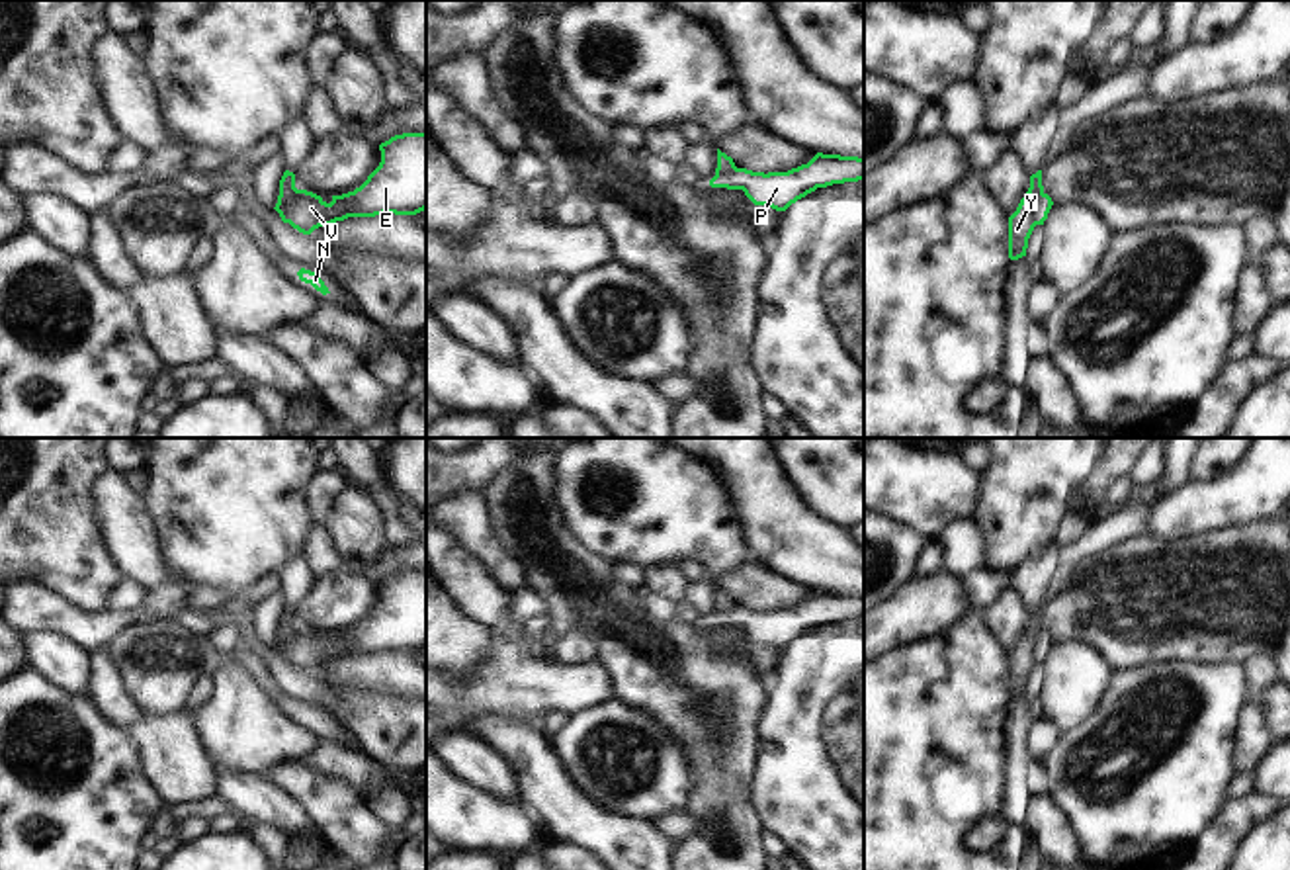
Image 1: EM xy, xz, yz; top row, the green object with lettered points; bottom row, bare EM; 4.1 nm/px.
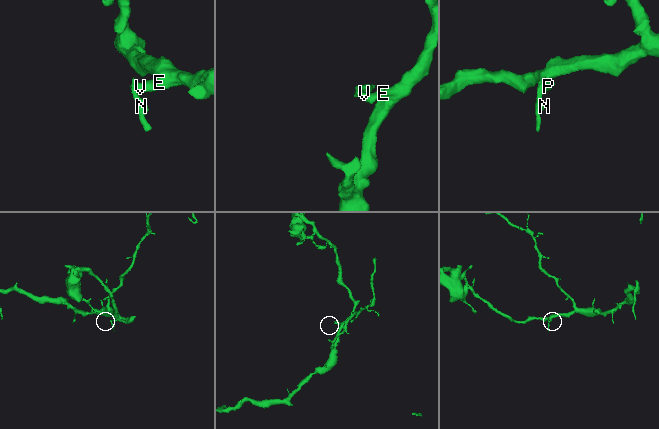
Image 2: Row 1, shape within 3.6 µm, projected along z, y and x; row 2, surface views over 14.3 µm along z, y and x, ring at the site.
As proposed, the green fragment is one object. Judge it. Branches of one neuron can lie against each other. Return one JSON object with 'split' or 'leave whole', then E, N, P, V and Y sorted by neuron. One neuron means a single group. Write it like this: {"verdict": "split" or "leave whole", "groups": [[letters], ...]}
{"verdict": "split", "groups": [["E", "P", "V"], ["N", "Y"]]}

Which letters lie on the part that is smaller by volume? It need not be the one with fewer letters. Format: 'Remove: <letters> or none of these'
Remove: N, Y

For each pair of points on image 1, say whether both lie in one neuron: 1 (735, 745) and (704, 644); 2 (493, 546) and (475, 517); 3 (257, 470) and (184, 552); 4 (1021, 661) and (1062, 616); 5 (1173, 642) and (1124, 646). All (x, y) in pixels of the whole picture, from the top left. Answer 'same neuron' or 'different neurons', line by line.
1: same neuron
2: same neuron
3: same neuron
4: different neurons
5: same neuron

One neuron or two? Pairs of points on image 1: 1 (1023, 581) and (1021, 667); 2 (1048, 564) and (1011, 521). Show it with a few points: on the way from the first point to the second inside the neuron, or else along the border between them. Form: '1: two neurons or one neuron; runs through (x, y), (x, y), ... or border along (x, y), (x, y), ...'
1: one neuron; runs through (1034, 603), (1034, 630), (1027, 646)
2: two neurons; border along (1062, 532), (1038, 558), (1027, 560), (1011, 577)

